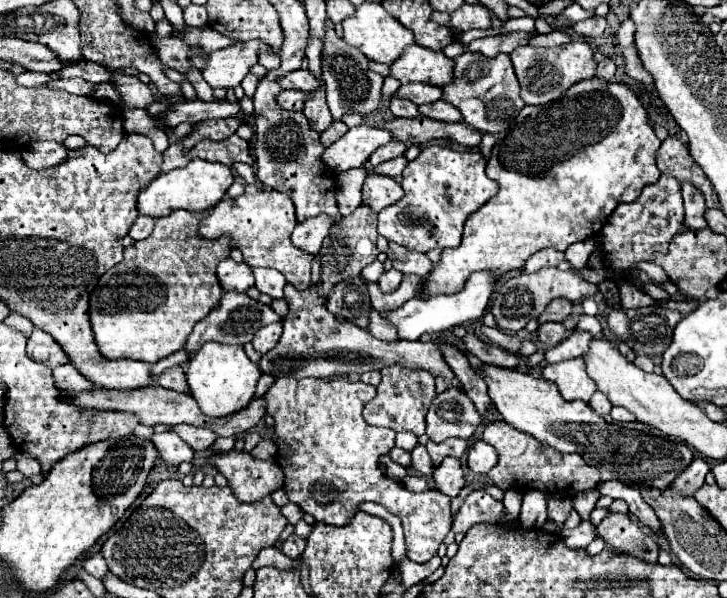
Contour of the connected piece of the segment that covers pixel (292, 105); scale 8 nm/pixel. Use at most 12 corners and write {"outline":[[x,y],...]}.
{"outline":[[284,90],[278,104],[284,110],[302,110],[306,92]]}

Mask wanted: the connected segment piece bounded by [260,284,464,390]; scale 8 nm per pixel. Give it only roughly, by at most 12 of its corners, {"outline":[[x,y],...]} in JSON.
{"outline":[[318,286],[288,314],[260,368],[334,378],[400,364],[464,390],[434,342],[382,342],[338,322]]}

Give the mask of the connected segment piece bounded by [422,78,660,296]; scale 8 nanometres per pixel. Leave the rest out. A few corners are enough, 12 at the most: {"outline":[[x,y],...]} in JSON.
{"outline":[[590,78],[496,136],[498,194],[422,296],[598,236],[658,178],[638,96]]}

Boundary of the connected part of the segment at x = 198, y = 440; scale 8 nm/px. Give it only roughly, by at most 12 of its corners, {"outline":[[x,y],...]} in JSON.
{"outline":[[180,424],[176,434],[196,452],[208,450],[218,438],[208,428]]}

